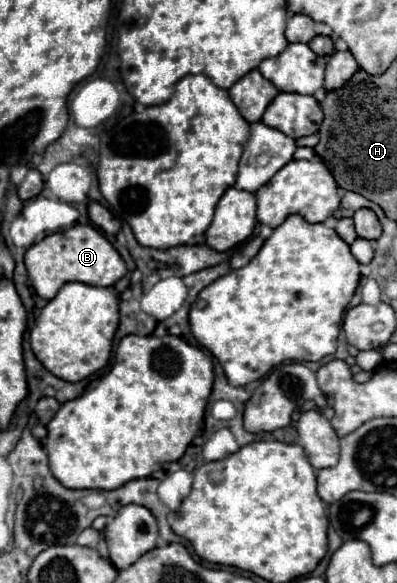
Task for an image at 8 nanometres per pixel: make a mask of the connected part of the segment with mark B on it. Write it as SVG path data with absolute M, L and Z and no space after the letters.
M83 223L47 235L43 241L29 247L25 251L25 263L31 285L43 299L53 299L57 291L69 281L81 281L95 287L113 287L127 273L125 261L107 241L107 237L97 227Z

